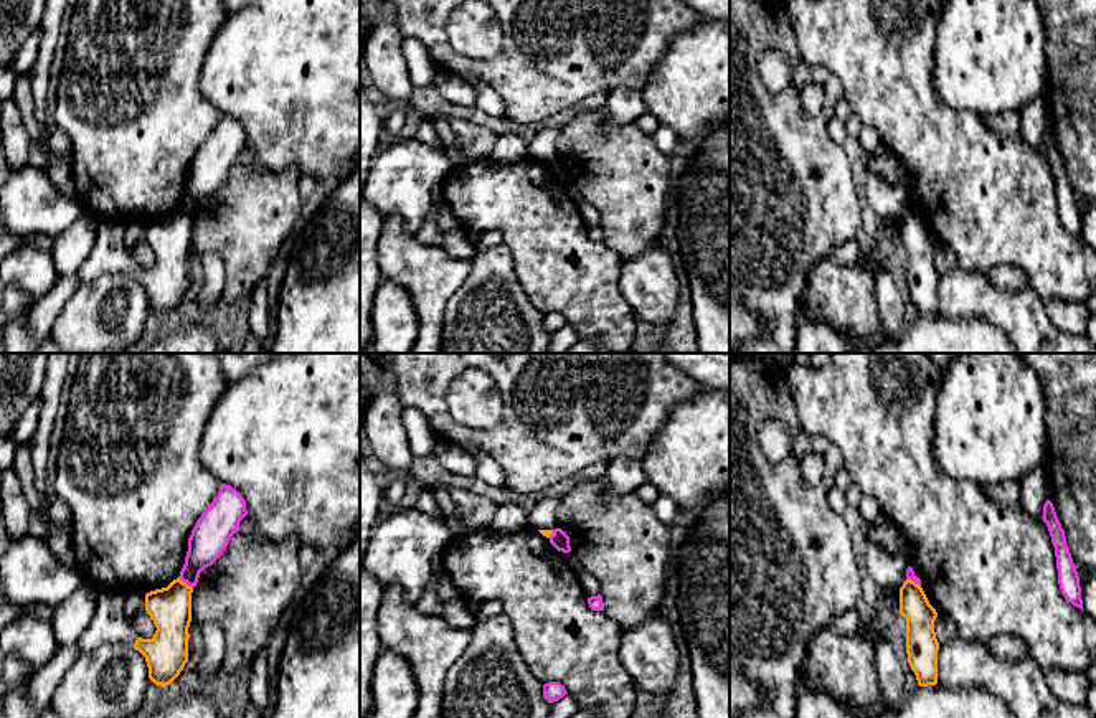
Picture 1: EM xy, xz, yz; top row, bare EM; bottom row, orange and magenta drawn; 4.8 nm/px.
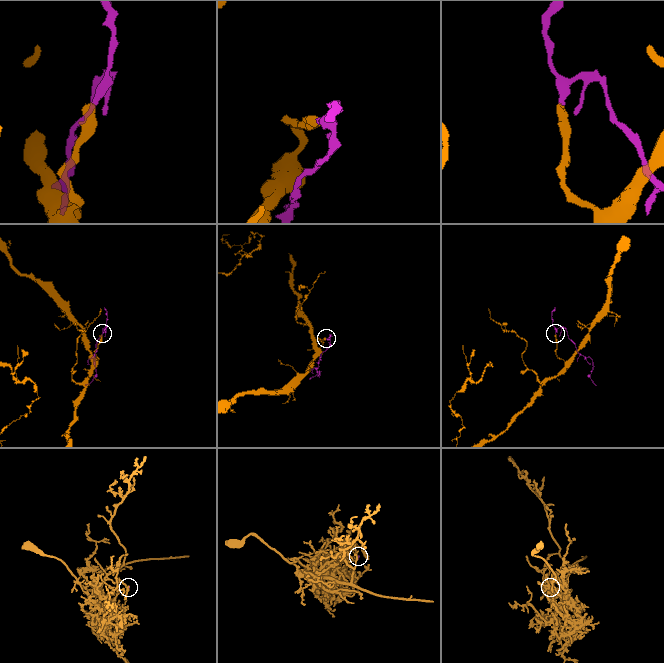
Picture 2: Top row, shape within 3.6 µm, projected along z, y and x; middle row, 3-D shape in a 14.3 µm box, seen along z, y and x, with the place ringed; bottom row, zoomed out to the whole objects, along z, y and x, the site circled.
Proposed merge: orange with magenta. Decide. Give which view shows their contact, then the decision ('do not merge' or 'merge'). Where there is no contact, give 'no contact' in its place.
xy | do not merge

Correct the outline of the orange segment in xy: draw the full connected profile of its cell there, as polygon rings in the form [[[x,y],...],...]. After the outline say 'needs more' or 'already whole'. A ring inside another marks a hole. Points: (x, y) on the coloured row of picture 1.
[[[180,578],[173,579],[167,588],[145,594],[145,611],[154,621],[157,631],[152,639],[139,637],[134,649],[139,650],[147,662],[149,678],[163,688],[170,685],[188,662],[188,627],[191,622],[191,593],[193,588]]] | already whole

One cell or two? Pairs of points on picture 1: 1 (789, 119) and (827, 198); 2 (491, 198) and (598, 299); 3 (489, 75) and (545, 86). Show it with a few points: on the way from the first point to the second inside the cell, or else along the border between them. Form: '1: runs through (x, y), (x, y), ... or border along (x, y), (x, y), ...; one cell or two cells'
1: runs through (789, 139), (789, 160), (807, 179); one cell
2: runs through (517, 218), (571, 273); one cell
3: runs through (502, 75), (532, 75); one cell

